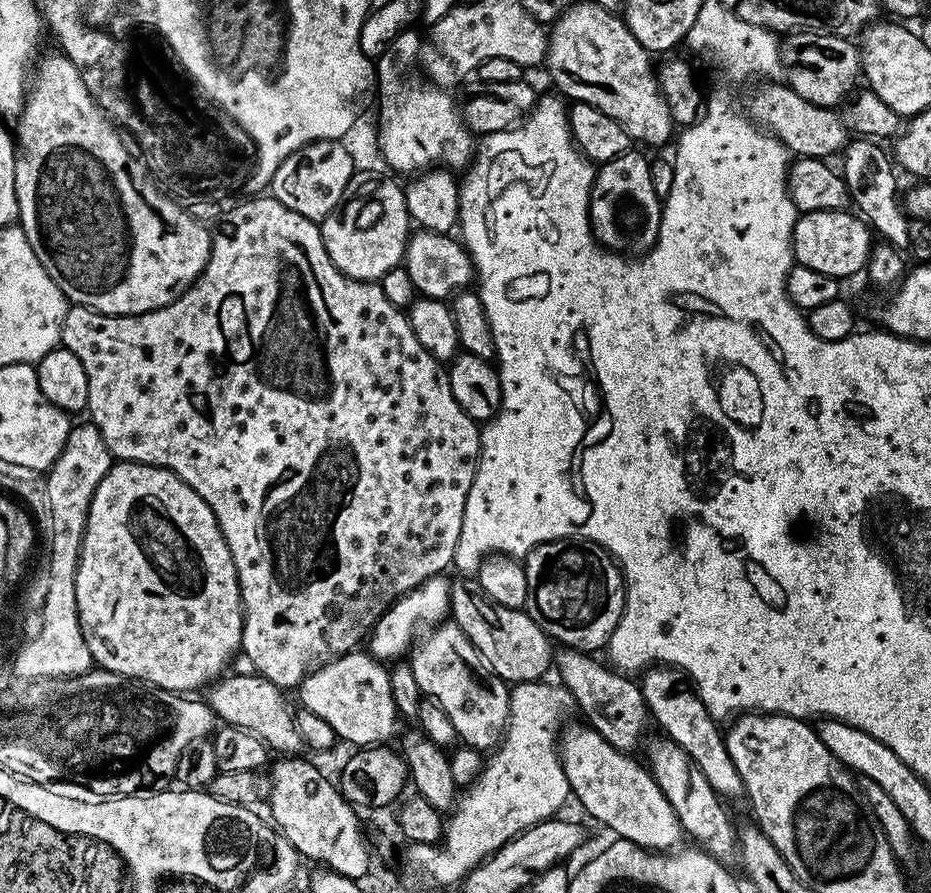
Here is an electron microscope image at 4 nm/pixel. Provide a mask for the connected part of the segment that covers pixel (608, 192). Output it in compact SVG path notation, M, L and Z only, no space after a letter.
M629 150L599 165L588 199L592 237L601 248L617 254L643 254L656 244L662 200L654 194L649 157Z

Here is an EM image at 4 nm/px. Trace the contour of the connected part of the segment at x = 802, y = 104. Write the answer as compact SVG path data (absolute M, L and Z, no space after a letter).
M764 82L760 89L756 92L756 97L749 102L746 112L749 117L763 131L773 135L776 139L784 143L785 148L789 153L801 156L815 156L817 158L832 158L832 156L841 151L850 140L850 132L845 128L839 115L833 109L823 108L814 102L806 102L806 98L802 98L793 88L789 88L787 83L779 82L780 84L772 84L776 82Z

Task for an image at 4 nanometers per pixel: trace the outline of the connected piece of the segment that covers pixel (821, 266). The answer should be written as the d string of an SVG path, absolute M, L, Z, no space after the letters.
M818 210L797 215L796 224L792 227L792 254L795 263L806 266L810 270L818 270L818 274L830 274L837 278L852 276L855 272L863 273L868 266L868 255L872 253L874 236L869 225L859 215L851 216L850 213L852 212L848 210L838 212Z

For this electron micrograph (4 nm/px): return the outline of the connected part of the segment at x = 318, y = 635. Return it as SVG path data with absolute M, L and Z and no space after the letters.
M256 194L253 200L244 200L241 204L236 204L220 221L216 224L216 229L211 229L212 245L208 261L200 277L194 281L191 286L184 291L177 300L170 302L161 308L155 308L142 314L133 316L111 316L95 312L92 308L87 308L81 304L72 304L68 309L66 318L62 322L60 331L60 344L78 362L82 362L82 370L86 370L86 390L88 391L88 406L86 409L87 419L95 428L100 431L106 446L112 451L113 457L120 462L135 462L137 464L153 464L155 468L164 468L168 472L173 472L186 486L190 486L210 506L214 518L224 535L226 546L234 558L234 570L240 583L240 605L244 607L244 625L242 626L242 638L240 647L242 656L245 656L253 664L255 671L261 676L265 676L270 682L274 682L282 690L299 689L305 676L314 668L337 657L344 656L357 647L360 639L365 637L375 628L376 623L380 621L381 614L387 610L390 605L405 596L407 592L412 592L419 584L424 584L430 578L447 573L453 567L456 558L456 547L458 538L462 534L462 518L466 510L466 498L470 494L470 486L474 482L476 473L476 464L480 460L480 430L481 425L477 421L471 420L458 406L454 399L454 394L450 390L448 373L445 365L439 360L435 360L430 352L422 347L422 342L414 338L414 330L410 330L410 322L407 315L401 309L396 308L390 298L380 288L379 283L369 282L367 280L355 280L349 276L343 276L330 262L330 254L326 254L326 246L322 242L320 225L310 218L302 218L302 214L297 214L290 210L290 206L282 206L270 194Z

